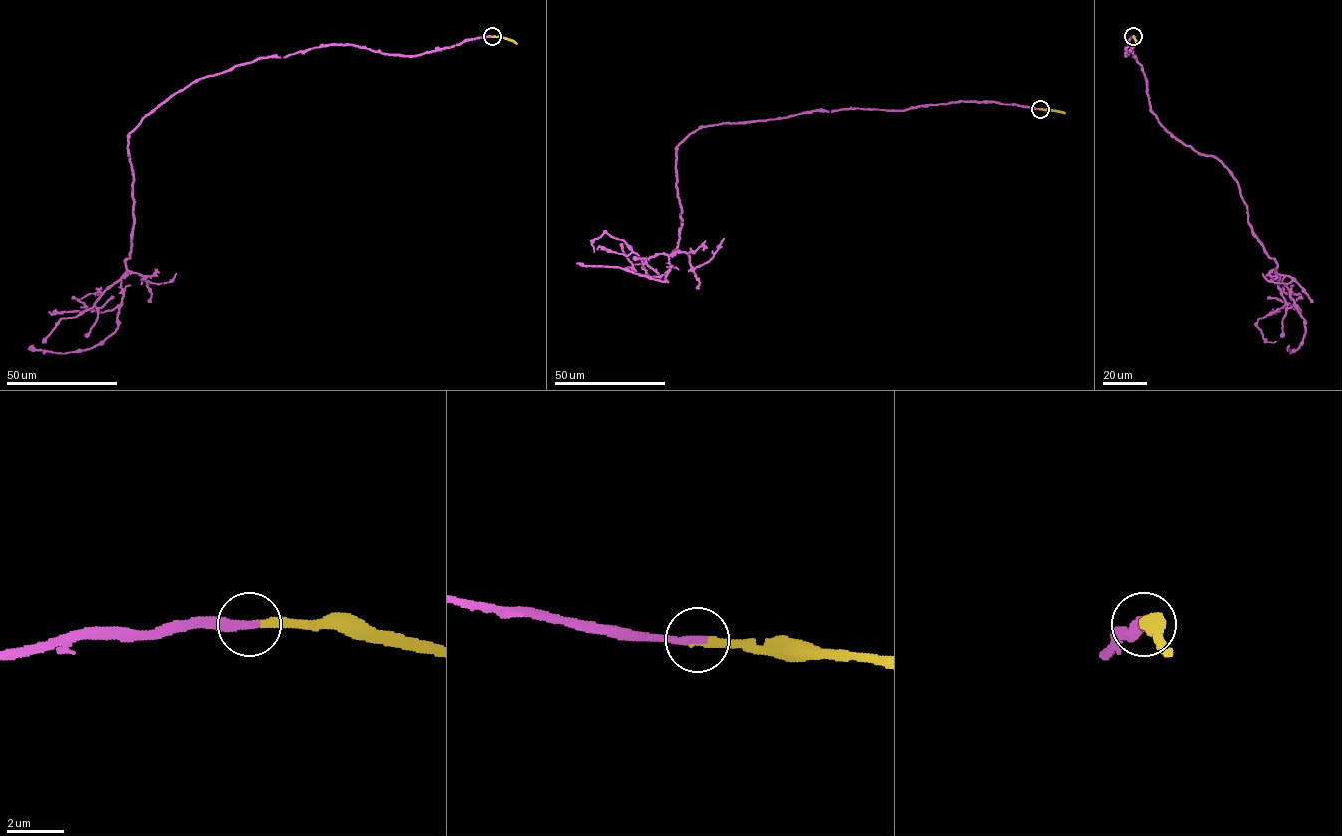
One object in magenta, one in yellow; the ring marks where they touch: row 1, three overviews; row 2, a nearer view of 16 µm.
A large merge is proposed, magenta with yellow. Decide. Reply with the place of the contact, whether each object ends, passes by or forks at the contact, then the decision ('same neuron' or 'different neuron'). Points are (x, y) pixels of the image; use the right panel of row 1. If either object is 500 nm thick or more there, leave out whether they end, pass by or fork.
at (1133, 36); magenta ends there; yellow ends there; same neuron

